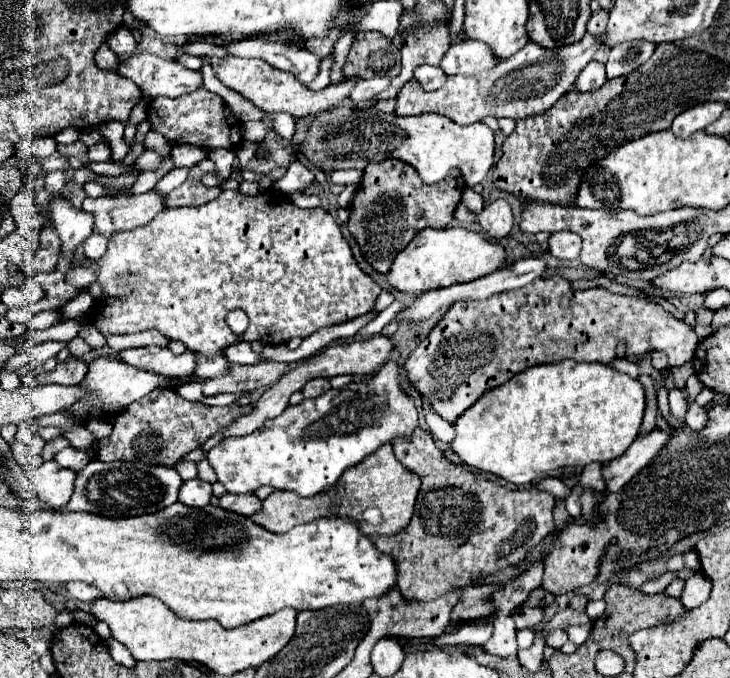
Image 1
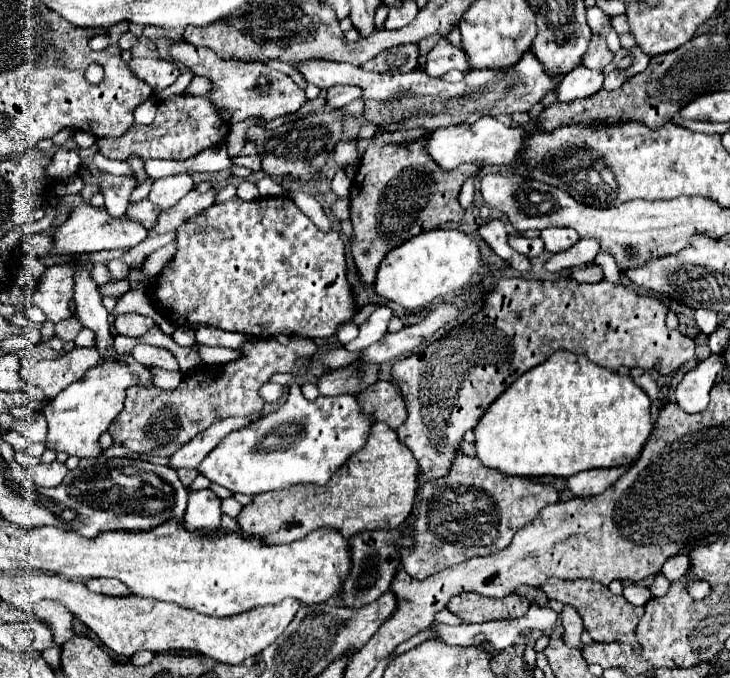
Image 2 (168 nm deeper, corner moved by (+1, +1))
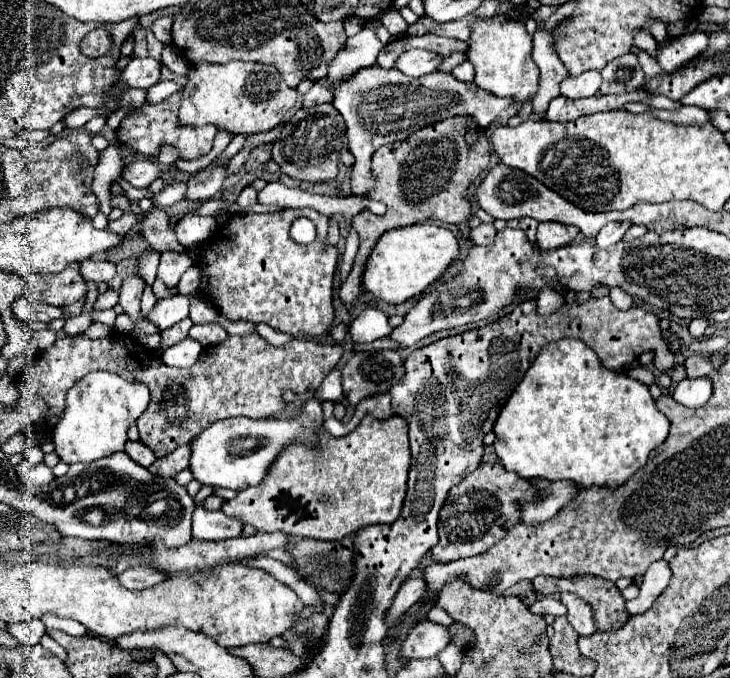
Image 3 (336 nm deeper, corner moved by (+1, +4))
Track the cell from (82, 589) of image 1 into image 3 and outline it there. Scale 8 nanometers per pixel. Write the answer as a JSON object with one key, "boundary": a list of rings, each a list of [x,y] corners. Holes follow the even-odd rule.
{"boundary":[[[145,564],[145,566],[133,566],[125,570],[123,574],[119,574],[119,582],[129,590],[141,590],[141,588],[155,586],[157,582],[161,582],[161,576],[159,572],[153,572],[153,568]]]}

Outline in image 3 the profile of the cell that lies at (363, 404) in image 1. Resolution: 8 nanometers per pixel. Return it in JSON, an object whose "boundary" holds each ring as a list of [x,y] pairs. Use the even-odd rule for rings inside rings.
{"boundary":[[[313,398],[303,406],[303,412],[299,412],[293,418],[271,418],[271,420],[251,420],[251,418],[227,418],[217,420],[209,424],[193,442],[191,442],[191,458],[189,458],[189,470],[193,472],[193,478],[201,484],[209,484],[213,488],[231,488],[231,490],[243,490],[247,486],[261,484],[269,466],[275,462],[281,450],[285,450],[289,444],[315,444],[317,434],[323,428],[323,408],[321,400]]]}

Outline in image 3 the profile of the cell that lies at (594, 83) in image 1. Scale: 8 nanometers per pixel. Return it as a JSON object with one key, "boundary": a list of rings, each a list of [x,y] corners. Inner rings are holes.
{"boundary":[[[591,70],[583,72],[581,76],[567,76],[561,82],[561,94],[571,100],[589,98],[599,92],[599,86],[601,86],[601,74],[597,70]]]}

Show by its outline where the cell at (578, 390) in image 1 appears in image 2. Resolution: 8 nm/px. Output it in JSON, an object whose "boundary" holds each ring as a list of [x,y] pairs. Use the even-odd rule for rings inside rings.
{"boundary":[[[557,351],[545,363],[521,375],[495,399],[493,405],[489,405],[489,411],[485,411],[473,429],[477,459],[489,469],[517,477],[571,477],[585,469],[629,465],[637,459],[653,431],[649,407],[649,397],[629,375],[617,375],[591,363],[583,355]]]}

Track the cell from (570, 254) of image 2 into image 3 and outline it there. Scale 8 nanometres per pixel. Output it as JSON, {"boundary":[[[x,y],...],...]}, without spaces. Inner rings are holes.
{"boundary":[[[609,222],[609,224],[597,234],[595,246],[597,246],[597,248],[609,248],[609,246],[617,244],[617,242],[625,236],[625,232],[627,232],[629,228],[631,228],[629,222]]]}

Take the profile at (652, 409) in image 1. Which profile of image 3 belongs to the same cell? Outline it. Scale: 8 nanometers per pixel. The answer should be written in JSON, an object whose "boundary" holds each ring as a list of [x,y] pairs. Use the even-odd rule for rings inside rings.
{"boundary":[[[637,366],[637,368],[631,368],[627,374],[629,374],[631,378],[635,378],[635,380],[639,380],[639,382],[647,384],[647,386],[655,382],[655,376],[653,376],[653,372],[651,372],[651,370],[647,370],[647,368],[641,368],[641,366]]]}

